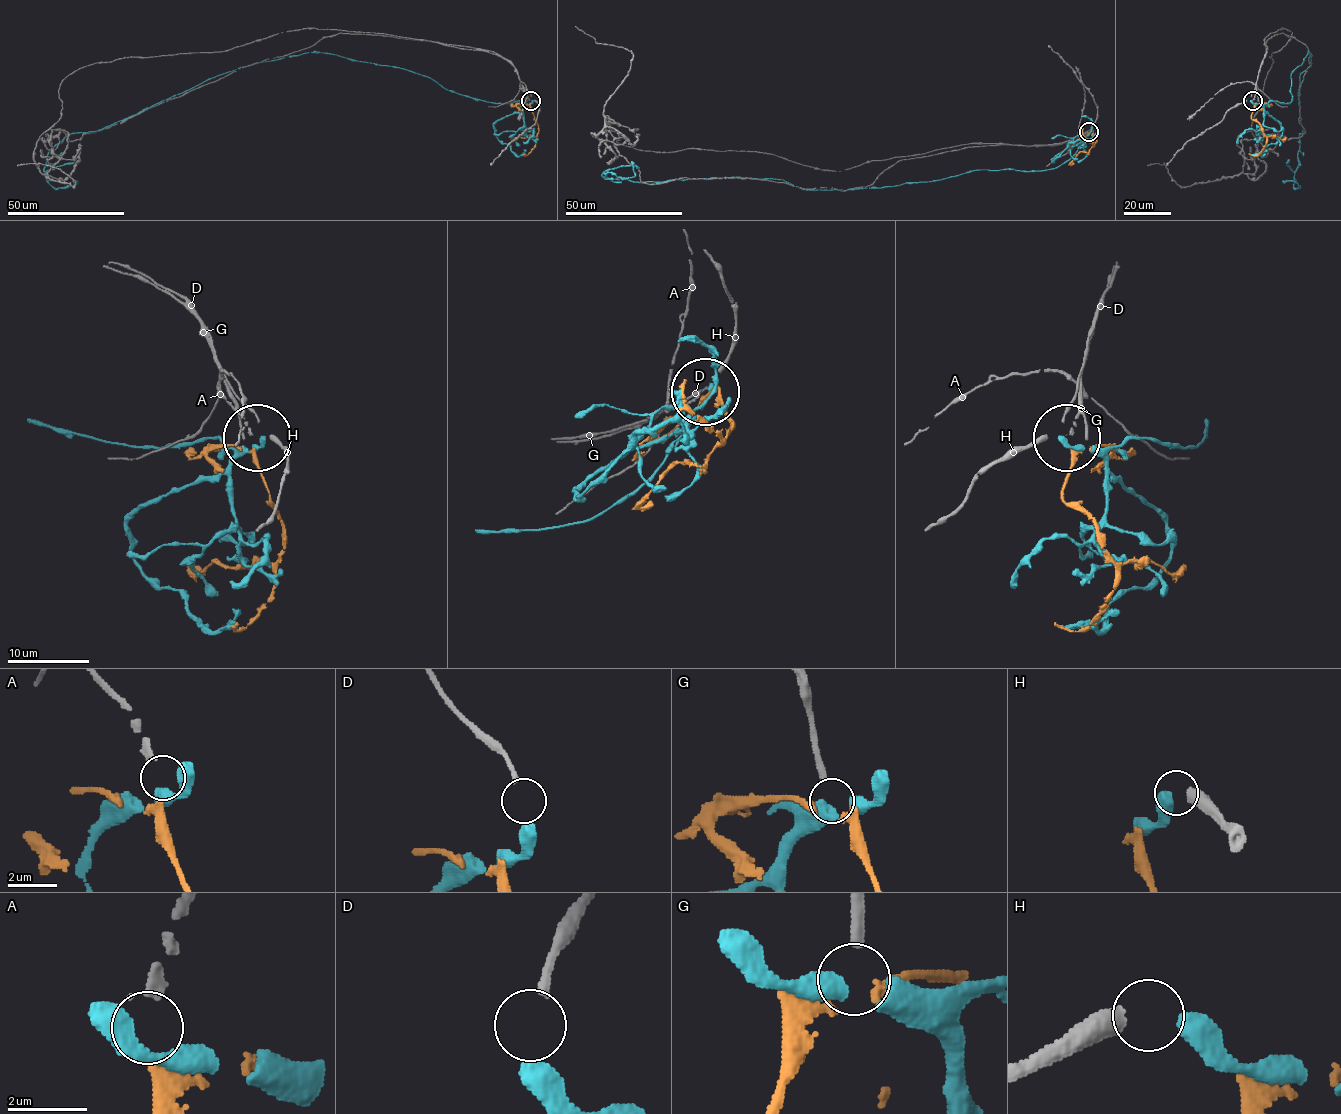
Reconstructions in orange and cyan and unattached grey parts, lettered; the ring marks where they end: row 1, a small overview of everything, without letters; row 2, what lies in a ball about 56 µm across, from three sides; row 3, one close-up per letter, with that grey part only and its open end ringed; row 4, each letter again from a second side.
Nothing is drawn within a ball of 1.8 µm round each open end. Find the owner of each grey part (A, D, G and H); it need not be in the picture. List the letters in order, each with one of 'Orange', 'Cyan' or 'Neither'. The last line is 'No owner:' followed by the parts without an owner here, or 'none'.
A: Orange
D: Neither
G: Neither
H: Cyan
No owner: D, G

